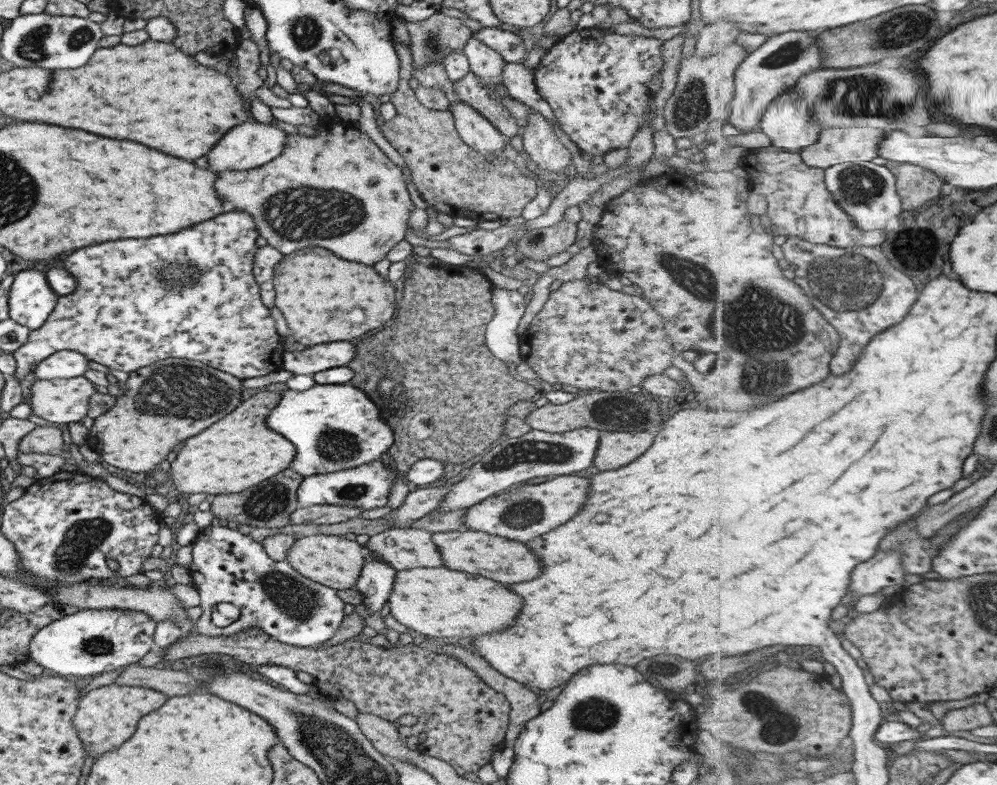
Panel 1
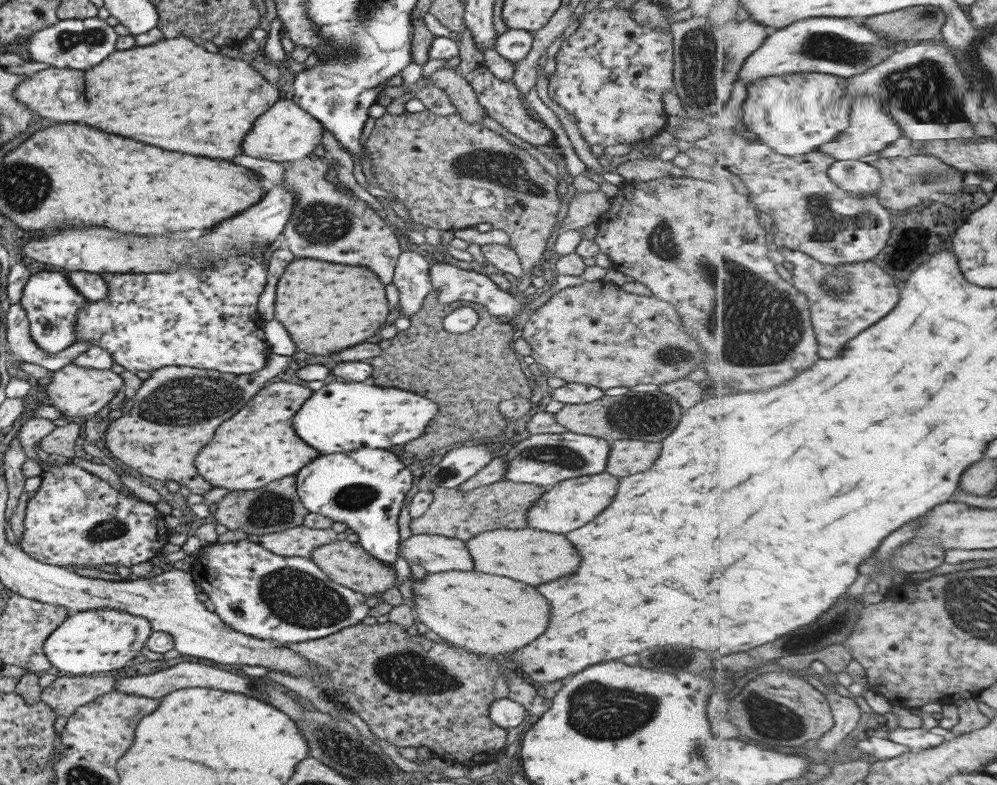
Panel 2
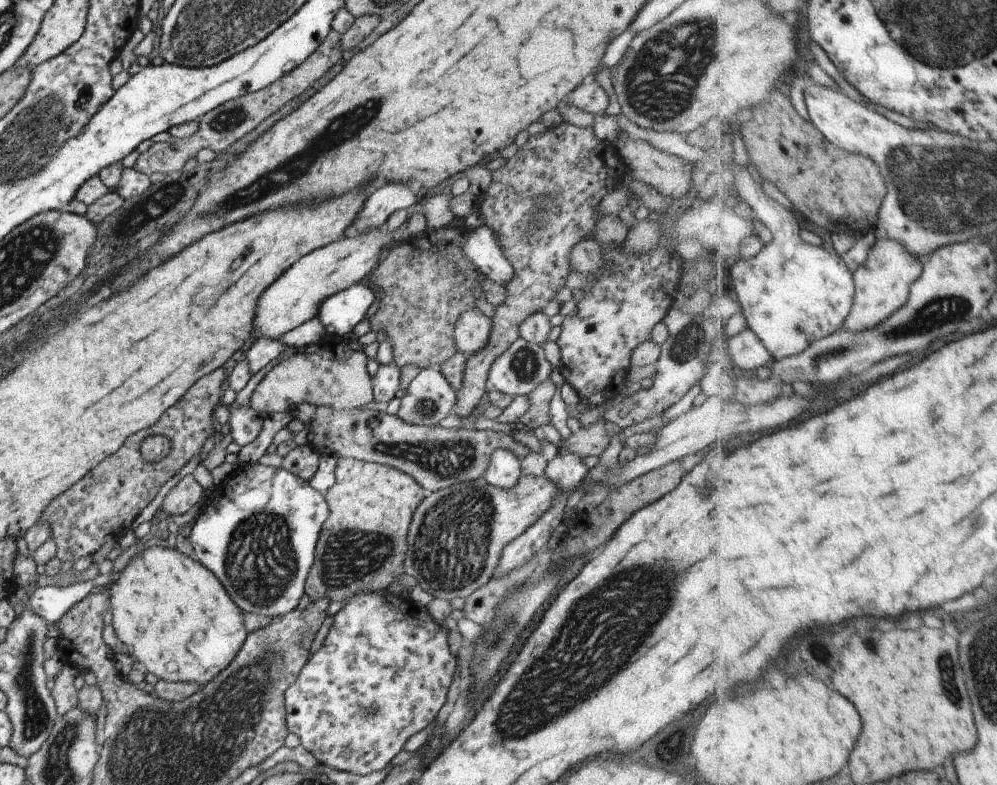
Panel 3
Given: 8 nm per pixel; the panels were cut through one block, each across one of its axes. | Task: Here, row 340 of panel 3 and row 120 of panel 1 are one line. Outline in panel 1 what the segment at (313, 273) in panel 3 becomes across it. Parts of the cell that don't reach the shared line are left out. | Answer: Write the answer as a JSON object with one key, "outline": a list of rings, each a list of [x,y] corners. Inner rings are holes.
{"outline":[[[248,120],[233,126],[205,155],[208,158],[208,170],[222,173],[225,170],[248,170],[258,168],[283,152],[287,132],[280,130],[280,127],[273,122],[257,122]]]}

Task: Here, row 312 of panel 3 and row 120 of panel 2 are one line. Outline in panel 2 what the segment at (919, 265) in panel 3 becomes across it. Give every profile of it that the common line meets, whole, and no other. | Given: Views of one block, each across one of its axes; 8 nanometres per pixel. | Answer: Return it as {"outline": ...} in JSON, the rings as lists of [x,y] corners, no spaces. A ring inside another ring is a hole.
{"outline":[[[868,100],[854,105],[851,114],[851,125],[834,141],[820,146],[819,150],[839,160],[860,160],[870,154],[878,154],[888,148],[892,142],[900,140],[904,134],[897,120],[885,110],[881,101]]]}

